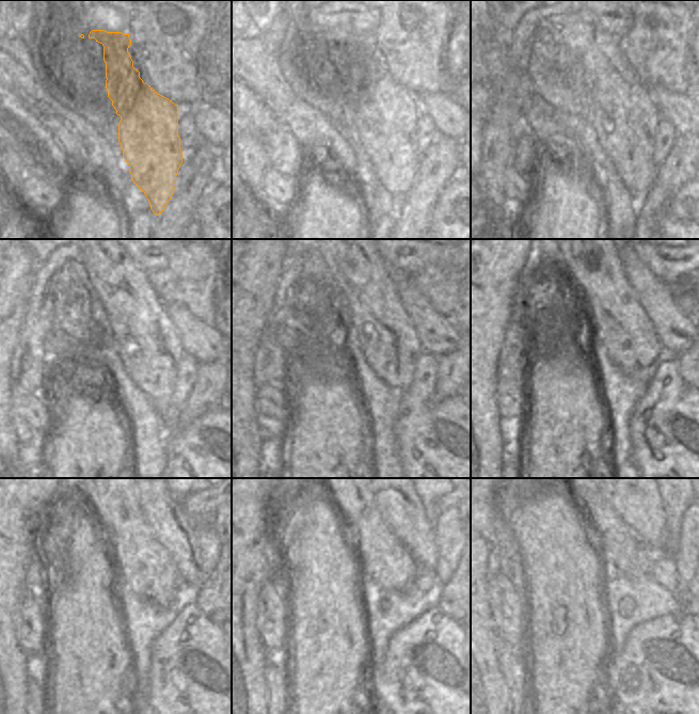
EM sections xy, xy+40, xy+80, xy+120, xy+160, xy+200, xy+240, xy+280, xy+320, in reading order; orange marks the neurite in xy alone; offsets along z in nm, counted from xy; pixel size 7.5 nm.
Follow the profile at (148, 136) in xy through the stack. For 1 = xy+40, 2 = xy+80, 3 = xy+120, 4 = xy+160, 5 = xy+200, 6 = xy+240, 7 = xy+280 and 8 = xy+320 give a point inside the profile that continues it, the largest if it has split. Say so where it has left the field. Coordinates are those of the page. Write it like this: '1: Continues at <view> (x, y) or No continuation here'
1: Continues at xy+40 (386, 114)
2: Continues at xy+80 (624, 116)
3: Continues at xy+120 (149, 353)
4: Continues at xy+160 (352, 260)
5: Continues at xy+200 (591, 262)
6: Continues at xy+240 (114, 500)
7: Continues at xy+280 (354, 501)
8: Continues at xy+320 (599, 511)

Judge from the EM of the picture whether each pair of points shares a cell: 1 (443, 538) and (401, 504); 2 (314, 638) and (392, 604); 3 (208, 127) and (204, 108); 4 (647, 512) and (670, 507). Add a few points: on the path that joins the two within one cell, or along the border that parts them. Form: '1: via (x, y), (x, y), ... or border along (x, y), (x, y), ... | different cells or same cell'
1: border along (431, 525), (433, 540), (438, 550), (437, 555) | different cells
2: border along (361, 590), (366, 615), (366, 634), (369, 639) | different cells
3: via (208, 123), (208, 117), (204, 112) | same cell
4: border along (657, 489), (666, 520), (666, 533) | different cells

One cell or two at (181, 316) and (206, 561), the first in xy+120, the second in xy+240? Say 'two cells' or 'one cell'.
two cells

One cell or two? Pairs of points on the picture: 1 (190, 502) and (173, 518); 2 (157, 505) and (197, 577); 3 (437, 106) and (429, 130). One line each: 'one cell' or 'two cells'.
1: two cells
2: one cell
3: two cells

